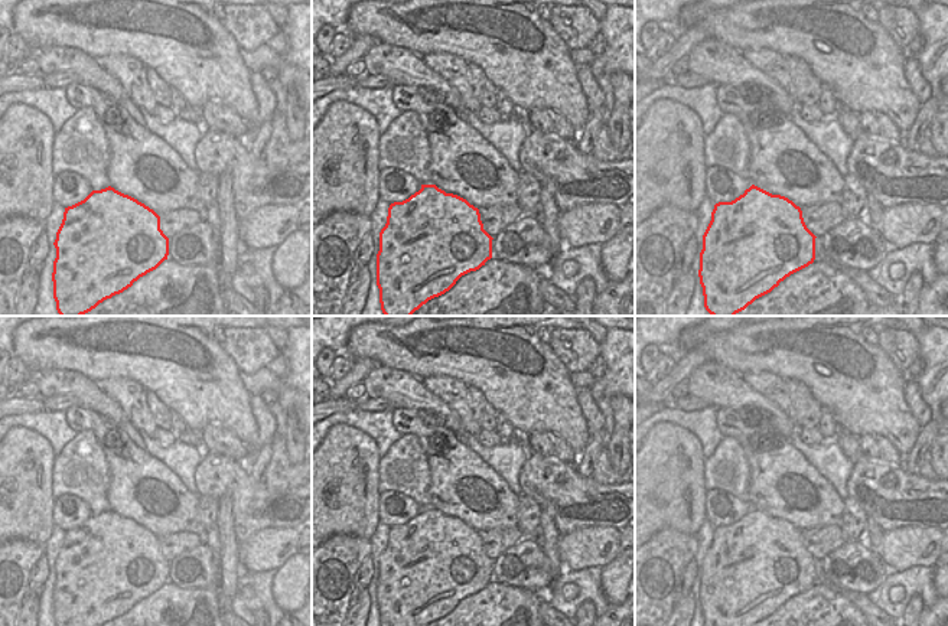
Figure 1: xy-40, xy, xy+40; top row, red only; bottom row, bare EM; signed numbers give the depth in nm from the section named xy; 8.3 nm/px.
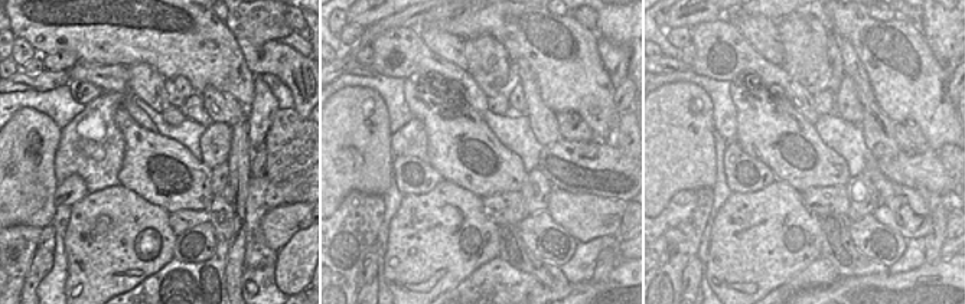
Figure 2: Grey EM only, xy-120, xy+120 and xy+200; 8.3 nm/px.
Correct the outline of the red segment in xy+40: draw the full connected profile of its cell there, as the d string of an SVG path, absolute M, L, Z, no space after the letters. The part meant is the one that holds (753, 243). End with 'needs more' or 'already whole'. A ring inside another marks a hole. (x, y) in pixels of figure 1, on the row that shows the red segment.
M755 185L732 202L719 202L703 235L700 284L711 316L734 316L815 260L815 235L792 200Z; already whole

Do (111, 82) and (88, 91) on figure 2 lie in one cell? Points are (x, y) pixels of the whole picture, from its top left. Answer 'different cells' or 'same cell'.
different cells

